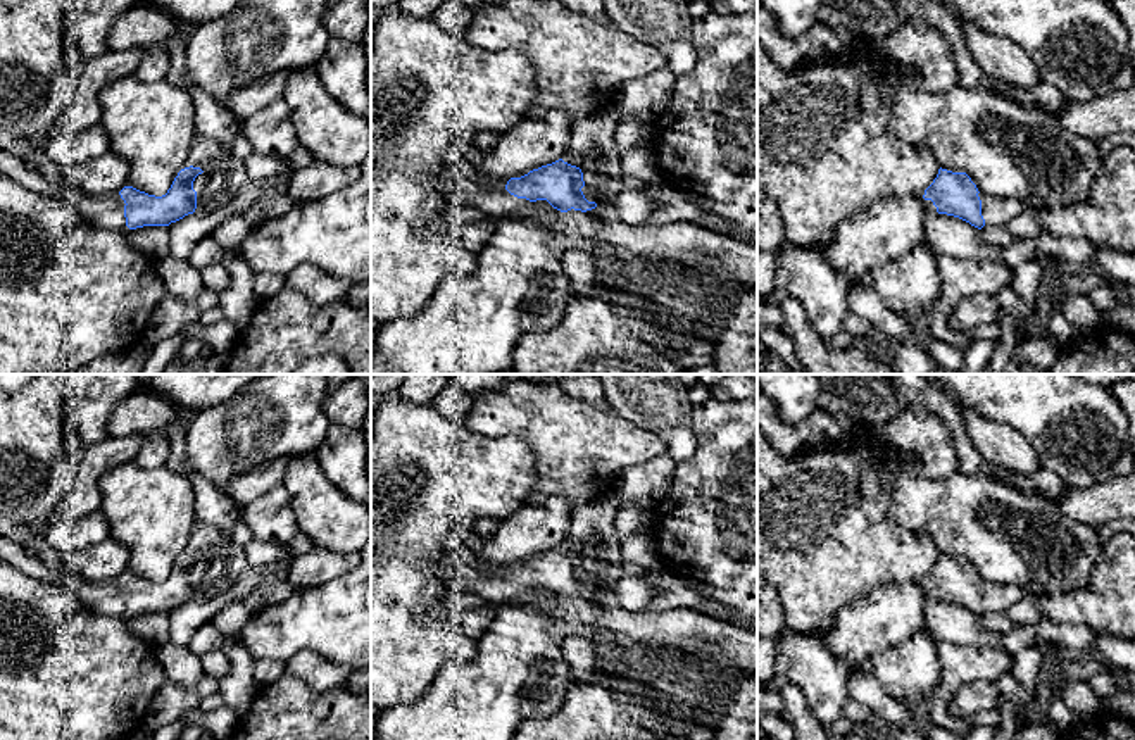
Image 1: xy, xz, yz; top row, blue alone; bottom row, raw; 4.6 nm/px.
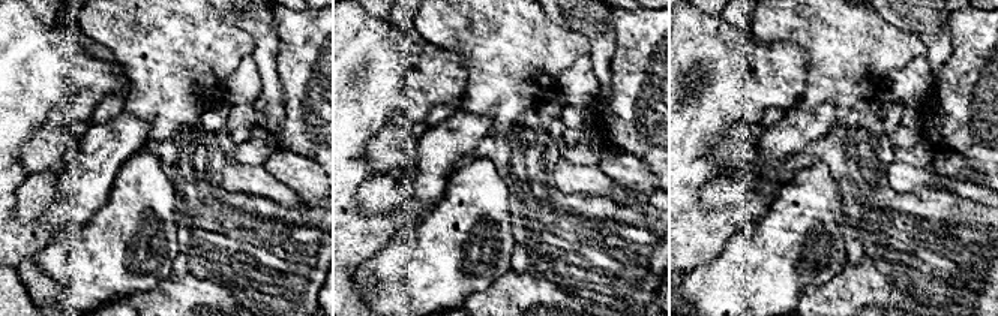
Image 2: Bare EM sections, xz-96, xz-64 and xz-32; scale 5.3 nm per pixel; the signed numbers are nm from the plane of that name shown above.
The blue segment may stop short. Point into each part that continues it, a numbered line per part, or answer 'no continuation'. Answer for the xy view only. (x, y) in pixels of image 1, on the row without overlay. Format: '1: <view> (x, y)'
1: xy (223, 561)
2: xy (107, 599)

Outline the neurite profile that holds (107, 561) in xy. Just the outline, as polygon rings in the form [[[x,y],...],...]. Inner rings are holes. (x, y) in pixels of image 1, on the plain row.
[[[109,536],[91,549],[64,557],[64,566],[78,578],[105,583],[128,573],[129,552]]]

